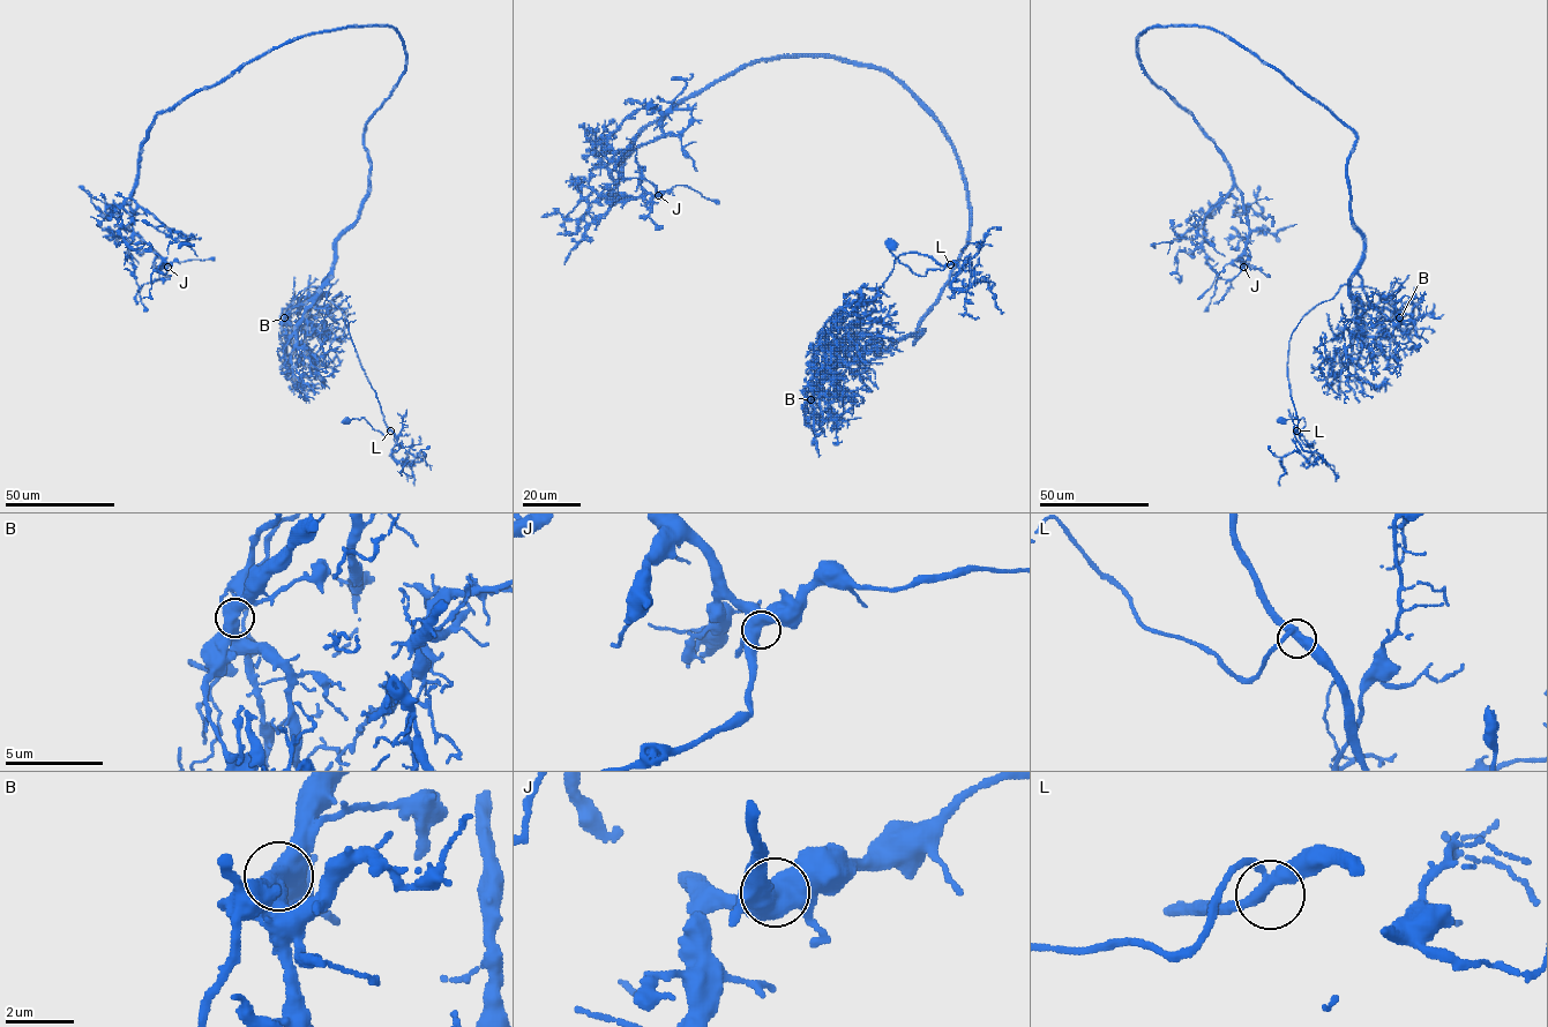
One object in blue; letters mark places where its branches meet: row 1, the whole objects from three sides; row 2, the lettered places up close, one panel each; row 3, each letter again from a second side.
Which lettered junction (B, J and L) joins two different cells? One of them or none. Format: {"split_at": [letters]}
{"split_at": ["B"]}

